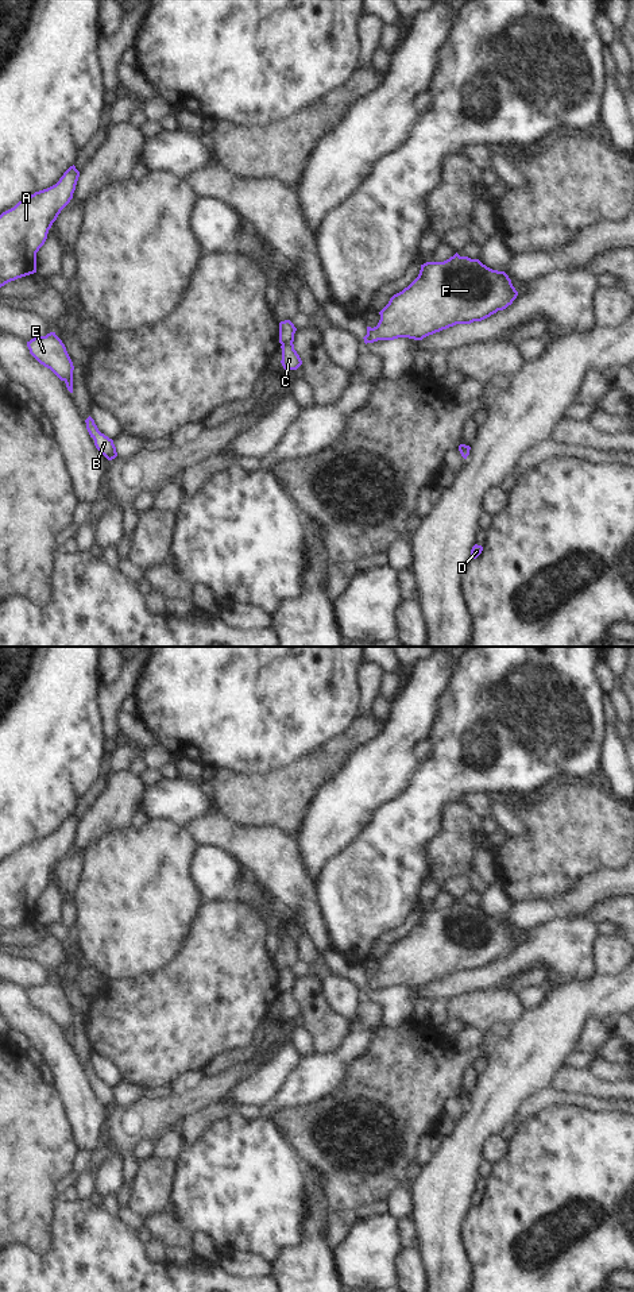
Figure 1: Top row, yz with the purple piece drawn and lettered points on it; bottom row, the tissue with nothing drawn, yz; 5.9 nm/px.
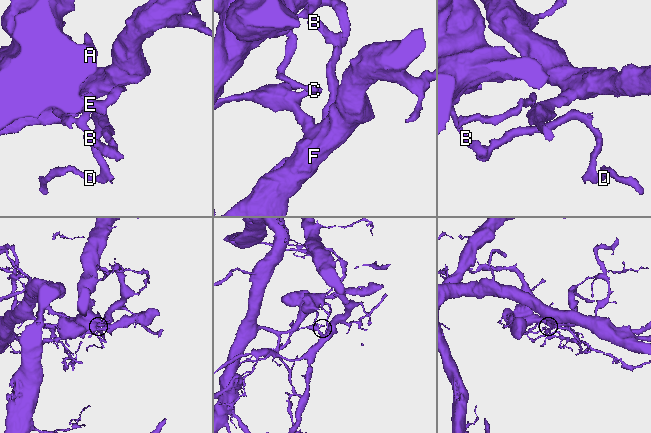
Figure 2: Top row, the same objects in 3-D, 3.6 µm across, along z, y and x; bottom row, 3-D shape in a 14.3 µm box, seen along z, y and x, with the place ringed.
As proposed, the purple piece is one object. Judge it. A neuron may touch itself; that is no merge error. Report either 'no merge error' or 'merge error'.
merge error

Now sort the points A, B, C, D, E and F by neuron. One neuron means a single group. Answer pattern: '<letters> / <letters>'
A B D E / C F

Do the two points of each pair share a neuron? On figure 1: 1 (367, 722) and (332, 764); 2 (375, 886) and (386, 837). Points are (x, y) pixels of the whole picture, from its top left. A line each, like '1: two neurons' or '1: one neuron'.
1: one neuron
2: one neuron

